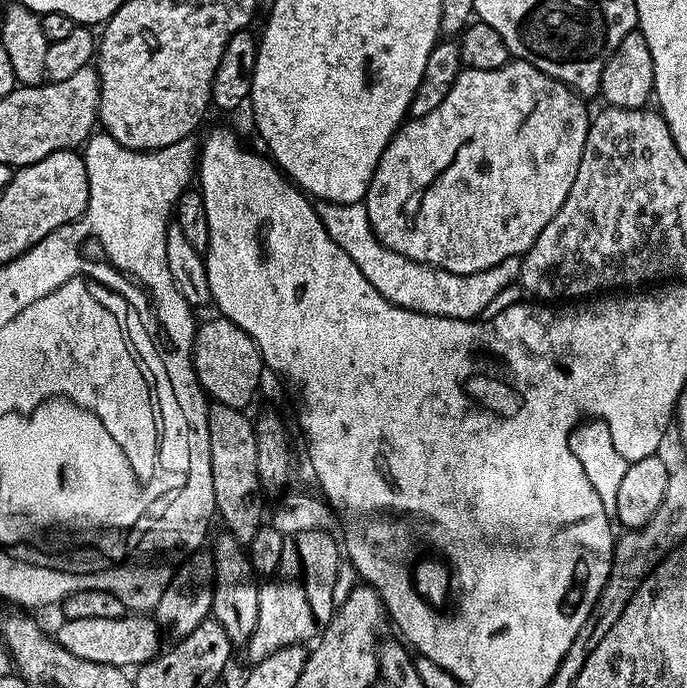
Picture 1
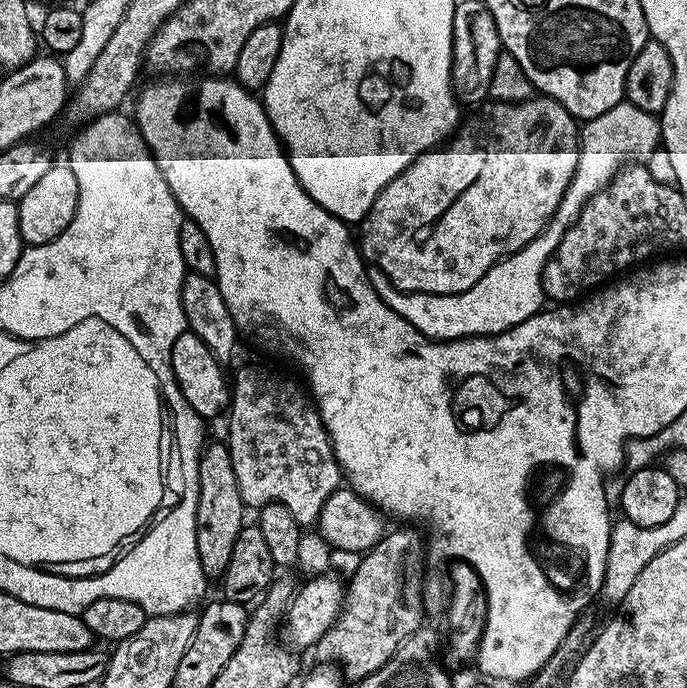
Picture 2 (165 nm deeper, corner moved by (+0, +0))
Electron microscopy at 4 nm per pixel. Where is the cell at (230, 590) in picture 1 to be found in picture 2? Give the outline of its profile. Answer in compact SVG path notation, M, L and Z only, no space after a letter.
M205 443L200 449L198 462L198 502L196 503L198 558L202 562L205 577L223 577L230 562L230 554L234 554L234 542L238 542L238 534L246 527L244 512L246 513L246 505L238 490L238 478L234 478L234 462L230 458L227 443Z

